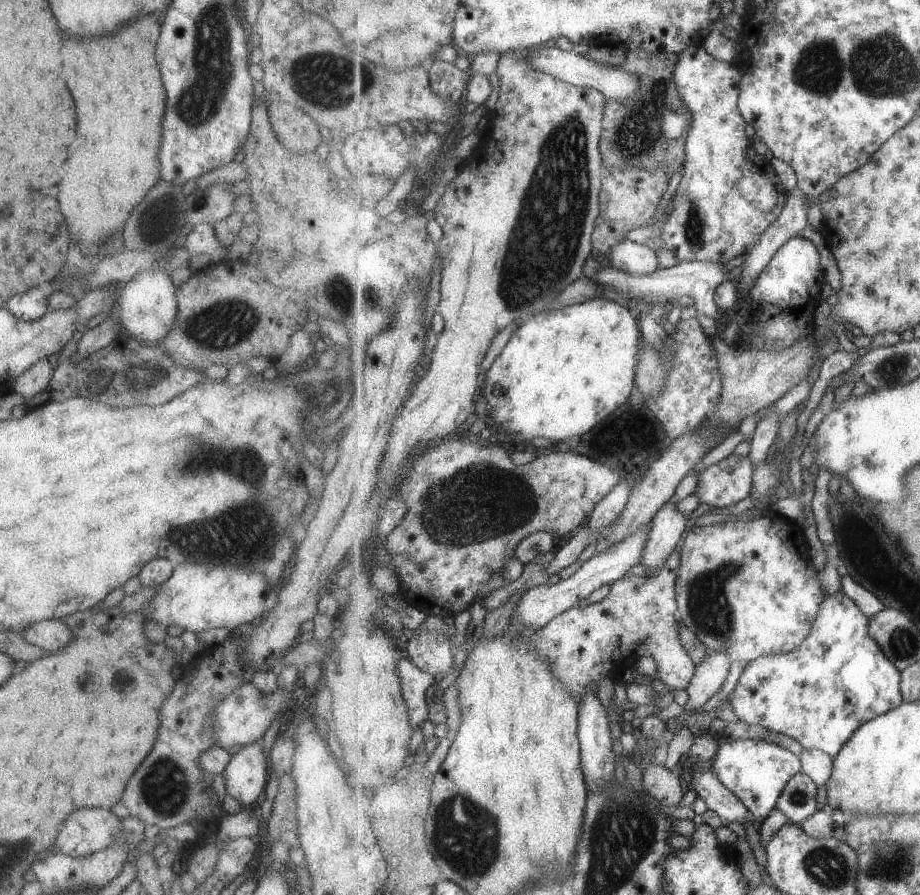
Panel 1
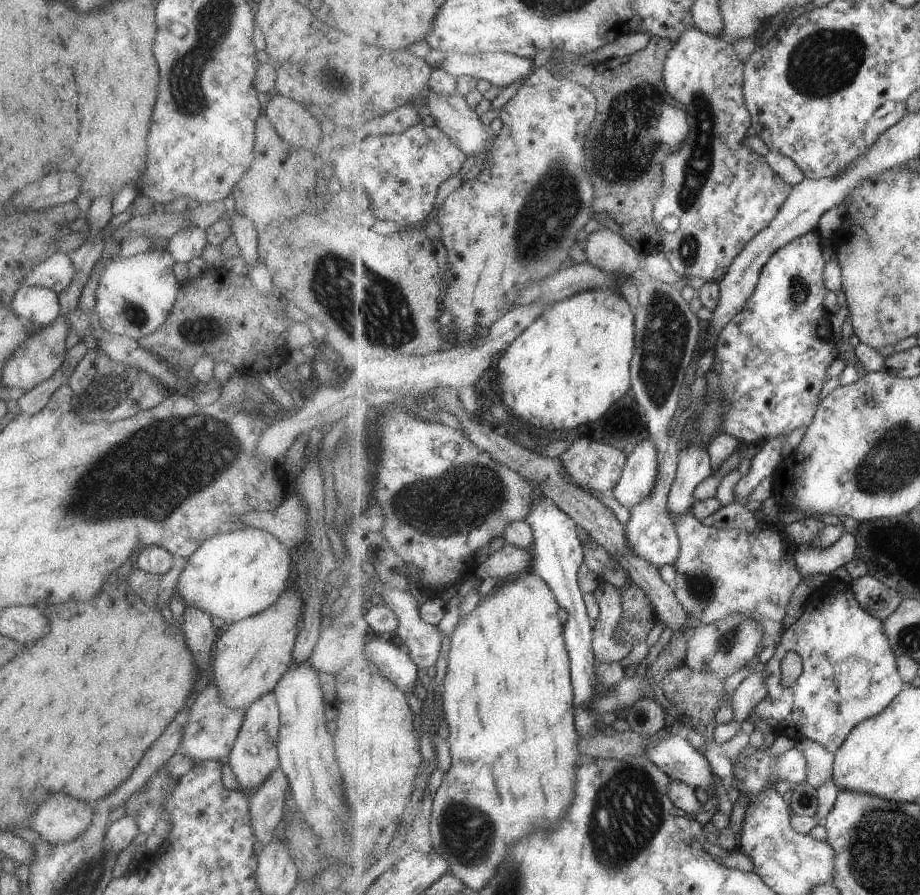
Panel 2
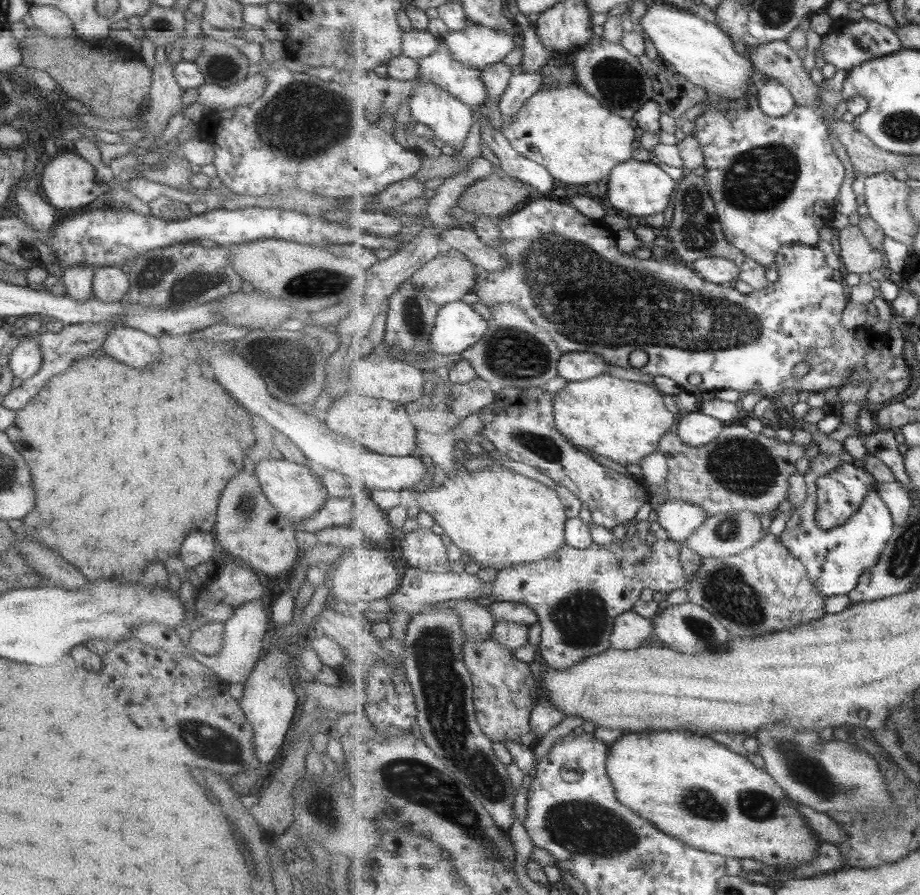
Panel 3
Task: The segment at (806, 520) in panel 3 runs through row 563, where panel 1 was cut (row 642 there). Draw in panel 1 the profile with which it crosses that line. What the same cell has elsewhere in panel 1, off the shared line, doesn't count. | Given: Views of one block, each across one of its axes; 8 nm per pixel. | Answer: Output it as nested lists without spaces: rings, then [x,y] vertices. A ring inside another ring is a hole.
[[[845,592],[827,597],[813,632],[793,651],[781,655],[764,655],[745,666],[735,689],[731,705],[738,719],[760,725],[775,733],[795,738],[804,748],[824,750],[835,758],[864,724],[903,704],[902,671],[889,660],[881,646],[869,636],[869,617]]]

